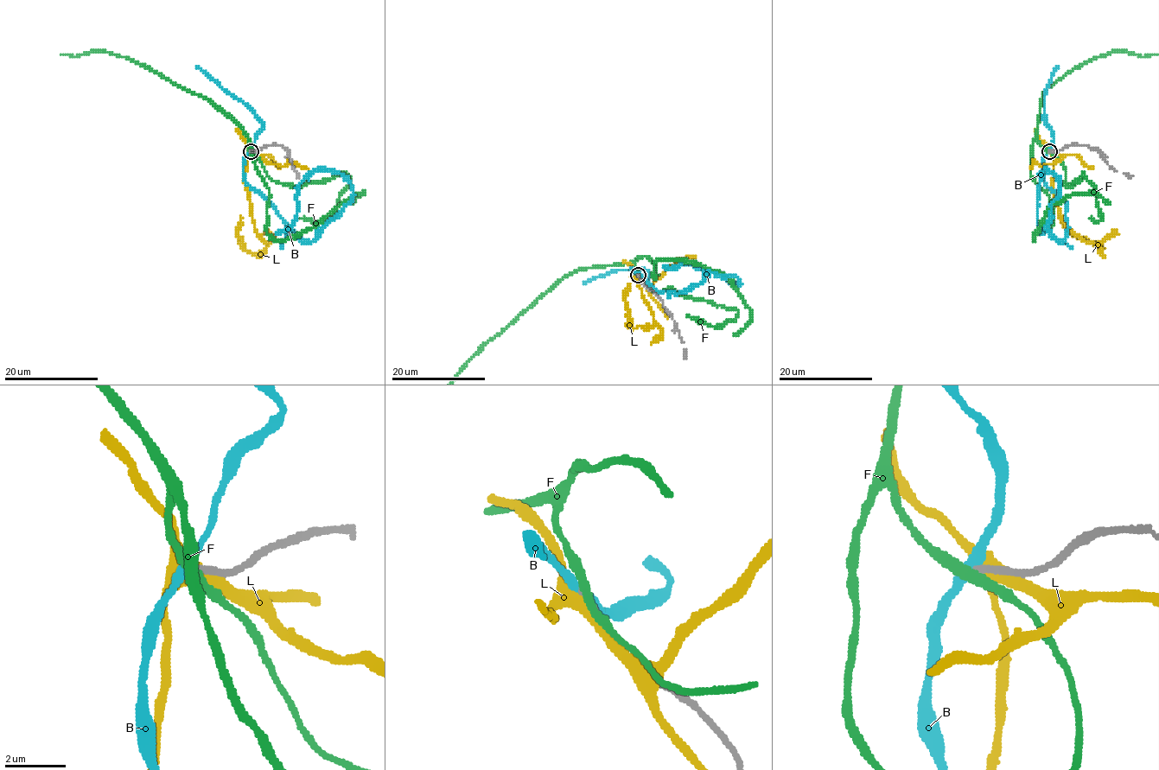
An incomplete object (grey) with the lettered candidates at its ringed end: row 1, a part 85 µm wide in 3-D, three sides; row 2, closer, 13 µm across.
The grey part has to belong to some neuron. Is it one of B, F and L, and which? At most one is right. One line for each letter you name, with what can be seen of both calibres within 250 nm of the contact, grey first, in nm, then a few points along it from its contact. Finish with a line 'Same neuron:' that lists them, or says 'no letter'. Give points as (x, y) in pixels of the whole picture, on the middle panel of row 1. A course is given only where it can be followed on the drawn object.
Same neuron: no letter

